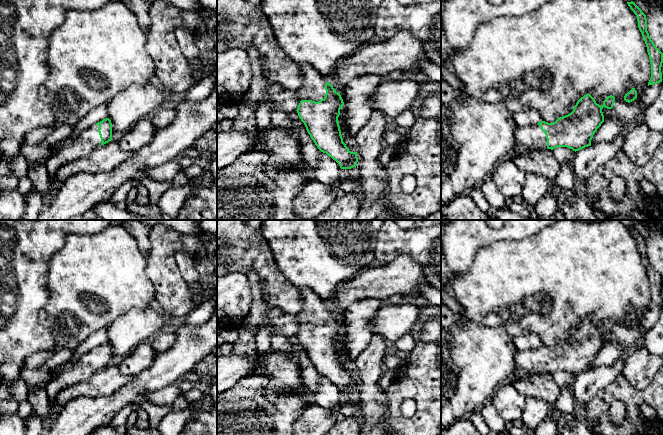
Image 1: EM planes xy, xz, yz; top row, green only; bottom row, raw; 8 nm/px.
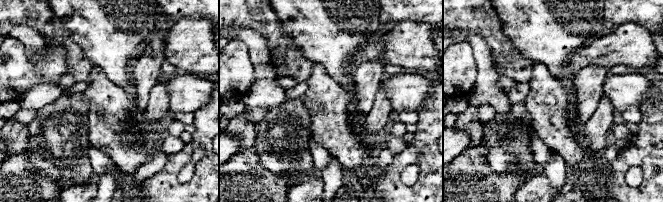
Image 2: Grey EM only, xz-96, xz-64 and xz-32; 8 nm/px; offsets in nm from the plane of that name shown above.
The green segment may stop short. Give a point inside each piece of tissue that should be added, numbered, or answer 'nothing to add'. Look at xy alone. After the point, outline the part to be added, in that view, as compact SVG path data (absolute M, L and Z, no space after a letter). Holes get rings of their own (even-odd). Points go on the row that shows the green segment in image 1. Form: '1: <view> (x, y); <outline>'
1: xy (89, 139); M93 125L83 130L75 139L75 143L69 147L59 150L56 154L49 157L46 161L46 167L51 180L54 180L54 174L58 168L69 163L76 158L83 158L89 155L94 149L101 145L101 138L98 132L99 125Z

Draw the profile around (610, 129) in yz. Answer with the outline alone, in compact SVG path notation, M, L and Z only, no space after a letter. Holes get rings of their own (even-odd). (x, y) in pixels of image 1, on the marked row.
M608 119L594 133L591 145L612 141L623 132L625 132L625 128L620 119Z

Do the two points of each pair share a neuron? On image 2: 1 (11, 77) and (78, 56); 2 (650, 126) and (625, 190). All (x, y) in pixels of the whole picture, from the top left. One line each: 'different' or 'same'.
1: different
2: same

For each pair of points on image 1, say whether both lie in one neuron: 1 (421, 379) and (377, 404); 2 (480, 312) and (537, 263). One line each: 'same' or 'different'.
1: different
2: same

